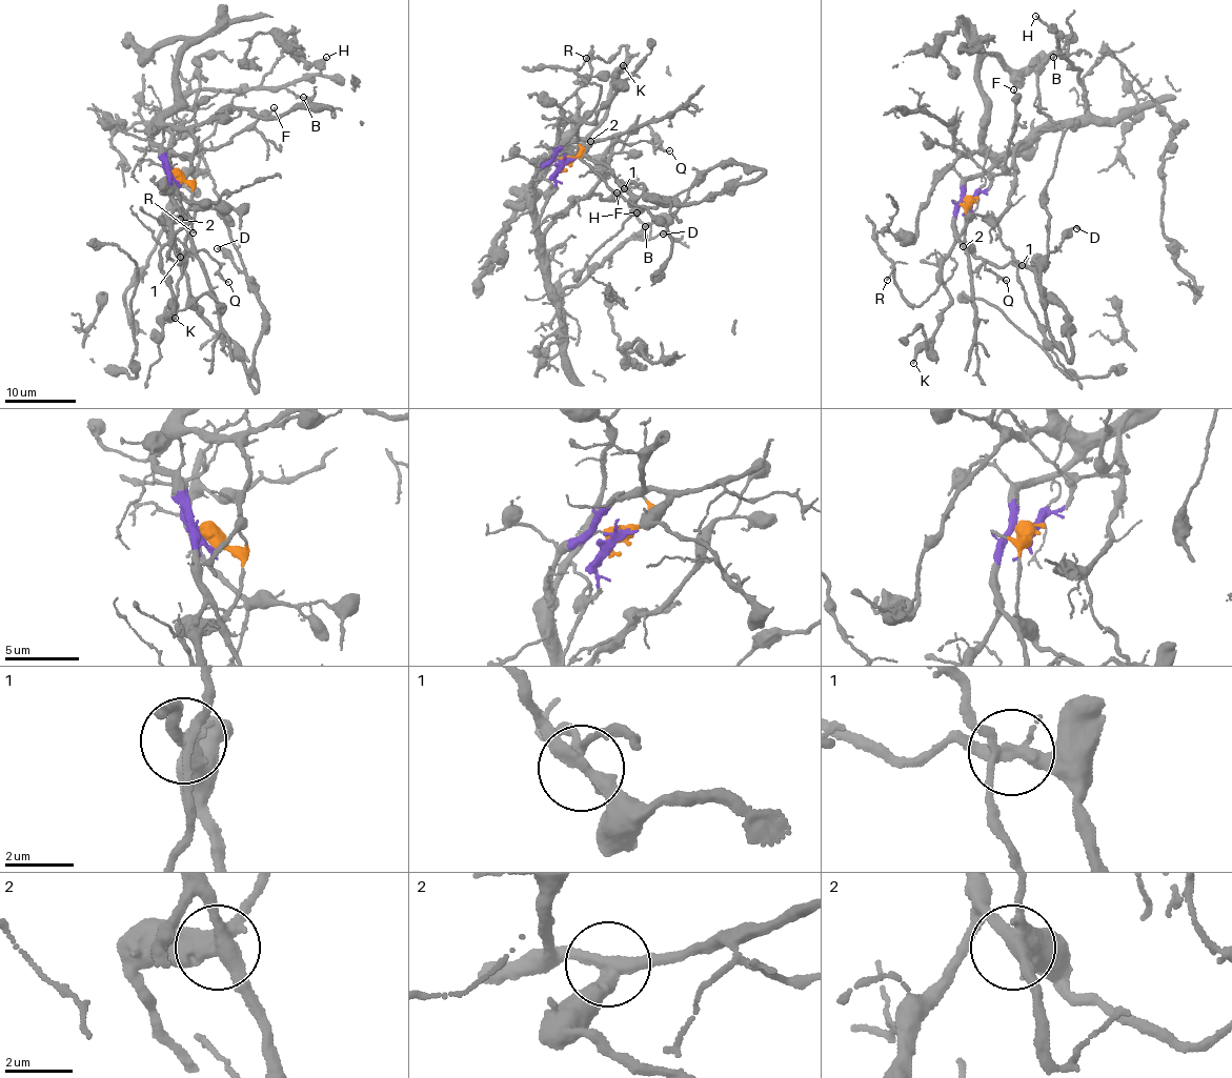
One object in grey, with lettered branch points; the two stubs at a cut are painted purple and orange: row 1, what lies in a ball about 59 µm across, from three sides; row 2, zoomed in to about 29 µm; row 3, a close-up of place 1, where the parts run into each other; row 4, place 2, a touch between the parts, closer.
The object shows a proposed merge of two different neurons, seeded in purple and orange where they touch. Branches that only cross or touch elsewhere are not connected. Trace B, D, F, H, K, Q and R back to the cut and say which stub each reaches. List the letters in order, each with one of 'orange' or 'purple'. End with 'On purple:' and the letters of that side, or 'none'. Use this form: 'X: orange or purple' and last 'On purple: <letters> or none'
B: purple
D: orange
F: purple
H: purple
K: purple
Q: purple
R: purple
On purple: B, F, H, K, Q, R

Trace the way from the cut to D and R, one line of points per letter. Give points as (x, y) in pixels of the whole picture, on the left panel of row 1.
D: (173, 176), (192, 188), (192, 205), (164, 226), (203, 316), (234, 344), (256, 389), (257, 284), (217, 248)
R: (173, 176), (168, 171), (172, 246), (181, 262), (176, 264), (168, 252), (175, 234), (189, 222), (193, 232)

